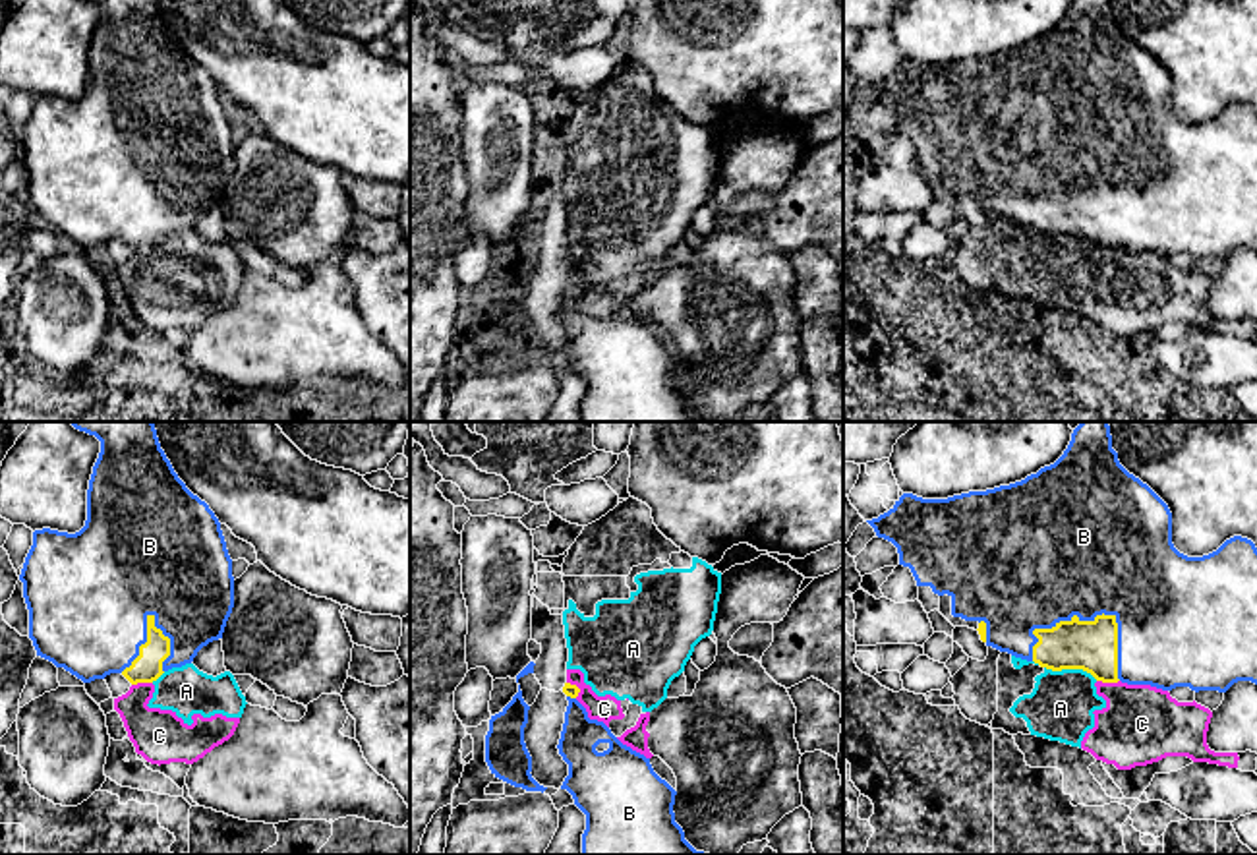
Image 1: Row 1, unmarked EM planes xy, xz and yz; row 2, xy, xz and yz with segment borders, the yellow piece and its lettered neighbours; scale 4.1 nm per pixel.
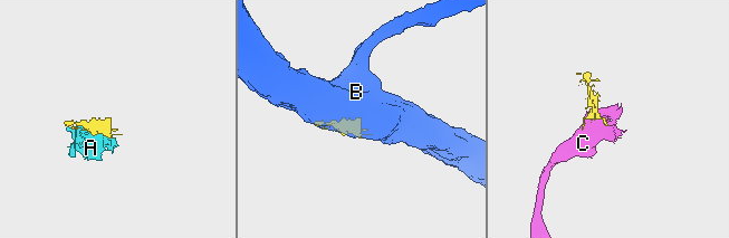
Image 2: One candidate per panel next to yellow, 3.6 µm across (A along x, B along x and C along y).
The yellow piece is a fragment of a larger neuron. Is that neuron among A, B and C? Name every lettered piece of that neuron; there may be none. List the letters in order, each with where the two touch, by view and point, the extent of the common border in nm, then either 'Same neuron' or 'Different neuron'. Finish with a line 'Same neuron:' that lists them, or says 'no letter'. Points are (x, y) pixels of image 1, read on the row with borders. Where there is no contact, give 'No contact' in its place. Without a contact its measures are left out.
A: Touches yellow at yz (1072, 668). Shared border 240 nm. Different neuron
B: Touches yellow at yz (1103, 614). Shared border 420 nm. Same neuron
C: Touches yellow at yz (1109, 681). Shared border 100 nm. Different neuron
Same neuron: B

